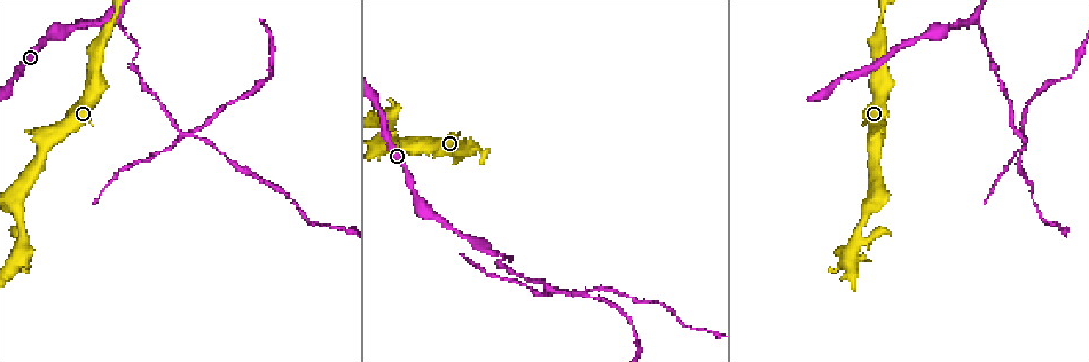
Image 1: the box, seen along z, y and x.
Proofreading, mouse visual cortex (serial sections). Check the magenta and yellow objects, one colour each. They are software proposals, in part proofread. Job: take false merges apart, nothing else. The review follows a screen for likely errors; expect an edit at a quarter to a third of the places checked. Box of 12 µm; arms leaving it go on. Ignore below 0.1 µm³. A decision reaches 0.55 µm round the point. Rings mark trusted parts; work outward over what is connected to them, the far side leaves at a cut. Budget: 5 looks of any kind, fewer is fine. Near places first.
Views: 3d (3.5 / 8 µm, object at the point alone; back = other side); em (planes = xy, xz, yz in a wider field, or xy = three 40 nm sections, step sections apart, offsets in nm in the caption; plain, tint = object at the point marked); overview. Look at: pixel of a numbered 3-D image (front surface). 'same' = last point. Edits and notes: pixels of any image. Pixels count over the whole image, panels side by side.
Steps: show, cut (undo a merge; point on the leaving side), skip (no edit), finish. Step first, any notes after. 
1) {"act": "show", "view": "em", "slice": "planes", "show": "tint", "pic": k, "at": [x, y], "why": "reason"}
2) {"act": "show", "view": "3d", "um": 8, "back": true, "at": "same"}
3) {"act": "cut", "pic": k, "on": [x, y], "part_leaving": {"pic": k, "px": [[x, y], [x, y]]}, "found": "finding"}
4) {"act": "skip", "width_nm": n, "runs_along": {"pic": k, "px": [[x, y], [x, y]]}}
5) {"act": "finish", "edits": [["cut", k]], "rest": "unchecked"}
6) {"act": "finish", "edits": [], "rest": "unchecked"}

{"act": "show", "view": "3d", "um": 3.5, "pic": 1, "at": [384, 146], "why": "thick turns thin"}

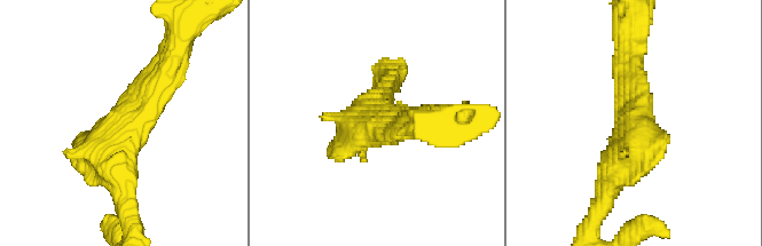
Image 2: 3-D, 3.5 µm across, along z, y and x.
{"act": "show", "view": "em", "slice": "planes", "show": "tint", "pic": 2, "at": [115, 143]}

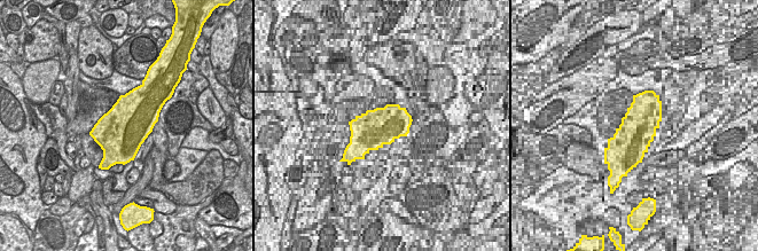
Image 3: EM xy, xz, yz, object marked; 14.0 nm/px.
{"act": "skip", "width_nm": 700, "runs_along": {"pic": 2, "px": [[159, 79], [117, 142], [124, 213]]}, "found": "one cell here"}

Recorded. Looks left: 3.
{"act": "show", "view": "3d", "um": 3.5, "pic": 1, "at": [480, 242], "why": "sharp bend"}

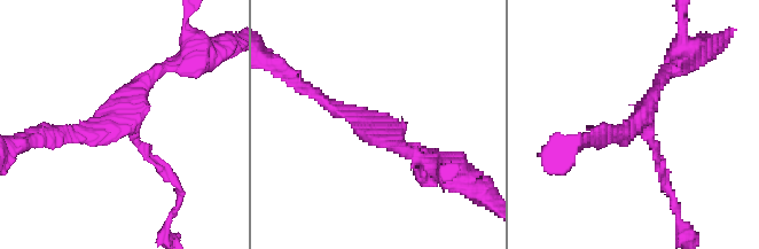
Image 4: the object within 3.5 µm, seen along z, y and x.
{"act": "show", "view": "em", "slice": "planes", "show": "tint", "pic": 4, "at": [115, 120], "arms": 3, "arm_widths_nm": [100, 150, 200], "why": "need the tissue"}

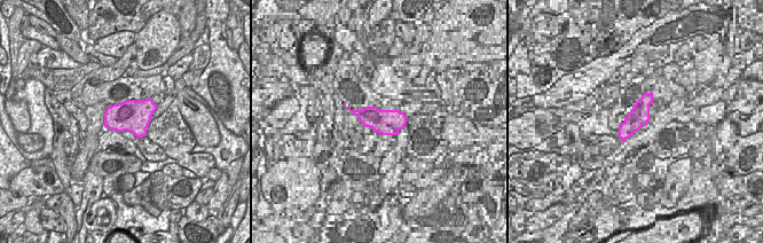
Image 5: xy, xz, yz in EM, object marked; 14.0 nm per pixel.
{"act": "skip", "runs_along": {"pic": 4, "px": [[310, 91], [422, 149]]}, "found": "continuous, no second cell"}

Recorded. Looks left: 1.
{"act": "finish", "edits": [], "rest": "unchecked"}

